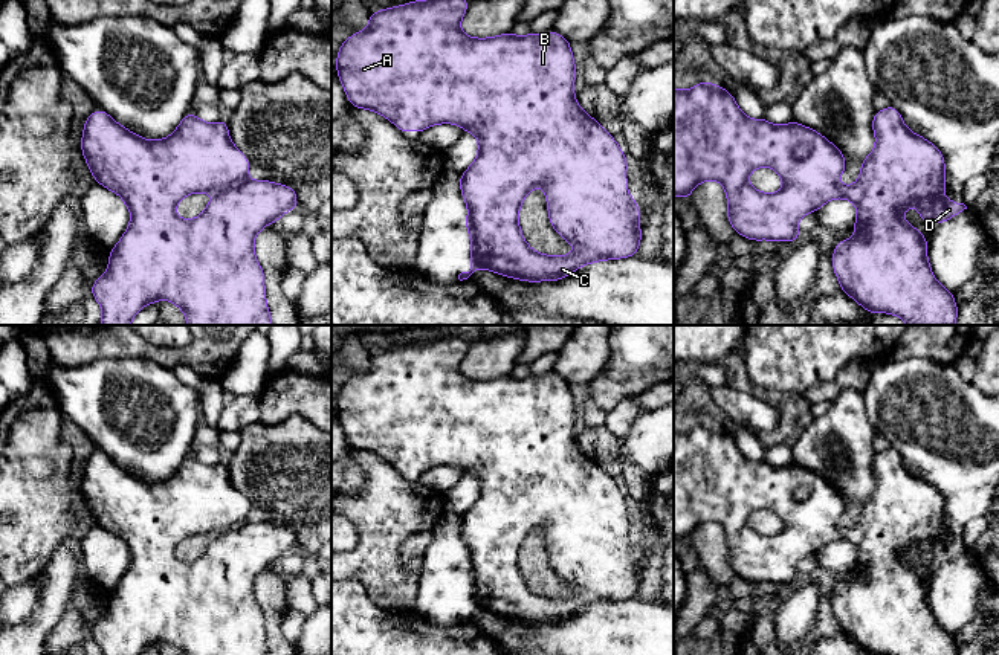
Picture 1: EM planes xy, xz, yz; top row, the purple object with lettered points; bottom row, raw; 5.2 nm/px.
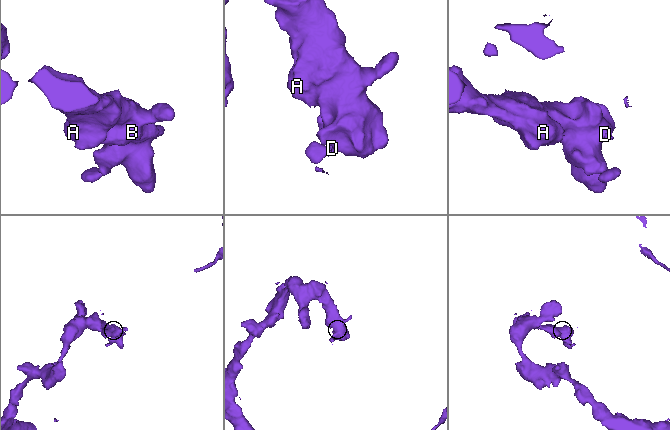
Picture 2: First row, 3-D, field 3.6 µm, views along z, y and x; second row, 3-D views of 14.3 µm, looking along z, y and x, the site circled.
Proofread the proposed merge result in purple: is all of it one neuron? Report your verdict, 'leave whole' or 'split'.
leave whole

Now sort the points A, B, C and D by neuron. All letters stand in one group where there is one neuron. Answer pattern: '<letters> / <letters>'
A B C D

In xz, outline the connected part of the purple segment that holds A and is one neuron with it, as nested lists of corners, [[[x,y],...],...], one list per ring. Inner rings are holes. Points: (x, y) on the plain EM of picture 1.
[[[445,337],[371,354],[368,369],[350,377],[336,400],[338,421],[350,447],[382,457],[403,476],[455,466],[478,479],[478,498],[460,519],[460,533],[469,553],[466,571],[470,577],[470,612],[461,614],[458,621],[467,621],[481,609],[529,624],[558,623],[585,606],[635,599],[642,583],[640,551],[628,536],[626,498],[576,443],[576,405],[570,383],[554,373],[530,374],[525,379],[513,374],[490,380],[467,379],[460,371],[467,348],[469,344],[461,337]],[[538,528],[545,531],[550,568],[577,589],[574,595],[544,597],[525,585],[518,563],[519,550]]]

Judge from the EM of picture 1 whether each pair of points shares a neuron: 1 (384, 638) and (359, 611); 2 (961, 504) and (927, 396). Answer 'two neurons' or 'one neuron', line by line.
1: one neuron
2: one neuron

